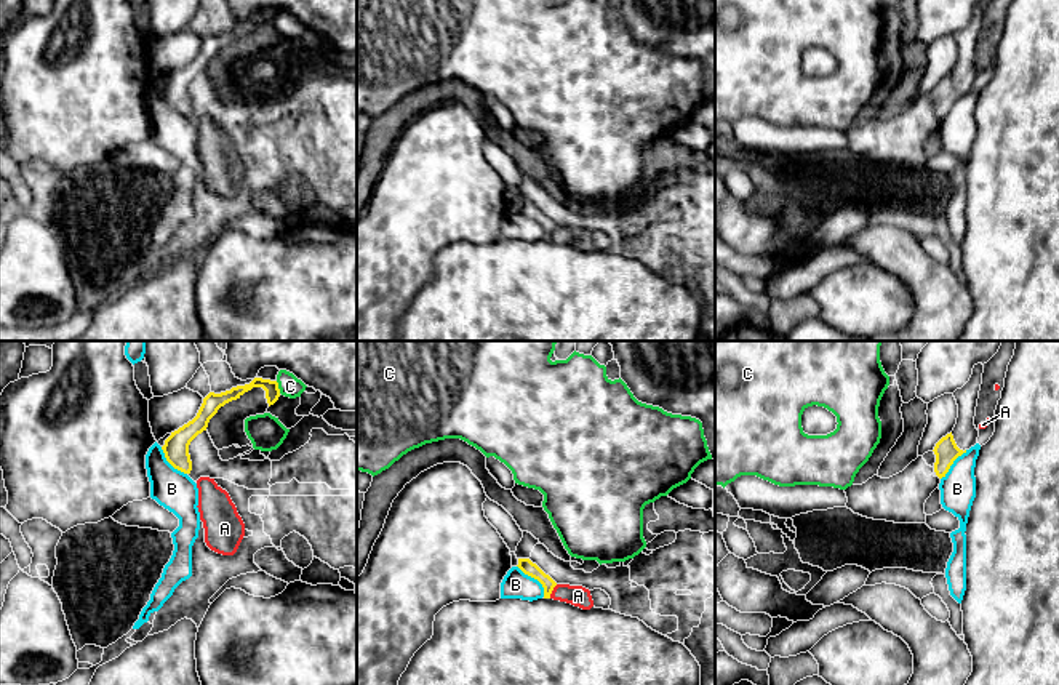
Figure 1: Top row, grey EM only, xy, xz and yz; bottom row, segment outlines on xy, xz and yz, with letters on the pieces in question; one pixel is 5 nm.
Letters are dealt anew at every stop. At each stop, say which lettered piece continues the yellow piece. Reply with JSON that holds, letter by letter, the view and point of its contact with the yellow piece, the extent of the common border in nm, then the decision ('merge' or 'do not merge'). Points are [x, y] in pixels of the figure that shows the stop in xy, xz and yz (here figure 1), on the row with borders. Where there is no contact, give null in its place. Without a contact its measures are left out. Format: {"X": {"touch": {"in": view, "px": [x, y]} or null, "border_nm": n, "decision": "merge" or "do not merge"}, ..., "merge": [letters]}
{"A": {"touch": {"in": "xz", "px": [552, 589]}, "border_nm": 80, "decision": "do not merge"}, "B": {"touch": {"in": "xz", "px": [535, 578]}, "border_nm": 220, "decision": "do not merge"}, "C": {"touch": {"in": "xy", "px": [277, 388]}, "border_nm": 70, "decision": "do not merge"}, "merge": []}

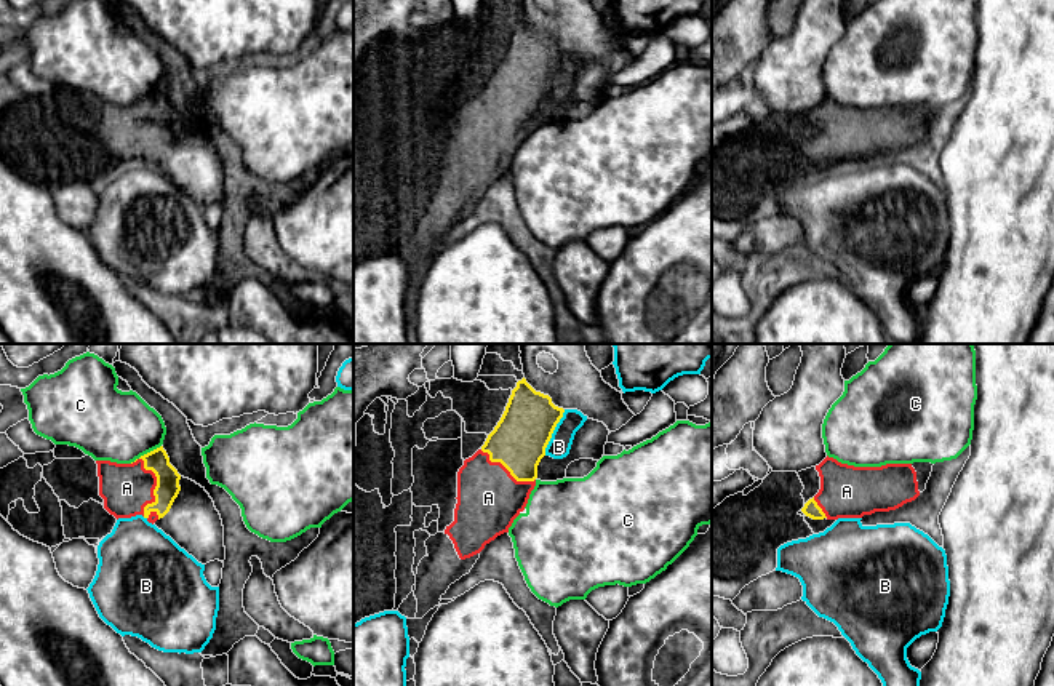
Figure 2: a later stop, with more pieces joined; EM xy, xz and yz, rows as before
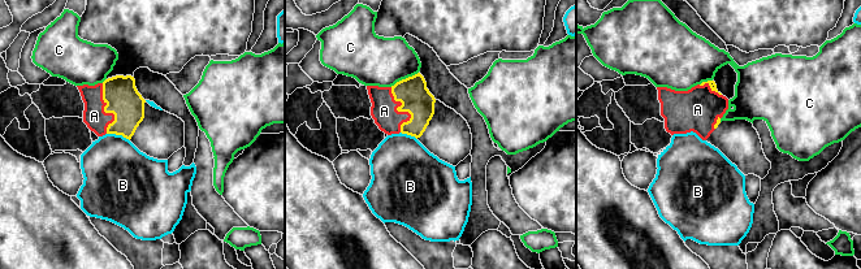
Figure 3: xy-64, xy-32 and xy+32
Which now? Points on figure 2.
{"A": {"touch": {"in": "xy", "px": [155, 486]}, "border_nm": 300, "decision": "merge"}, "B": {"touch": {"in": "xz", "px": [552, 432]}, "border_nm": 260, "decision": "do not merge"}, "C": {"touch": {"in": "xy", "px": [144, 454]}, "border_nm": 180, "decision": "do not merge"}, "merge": ["A"]}

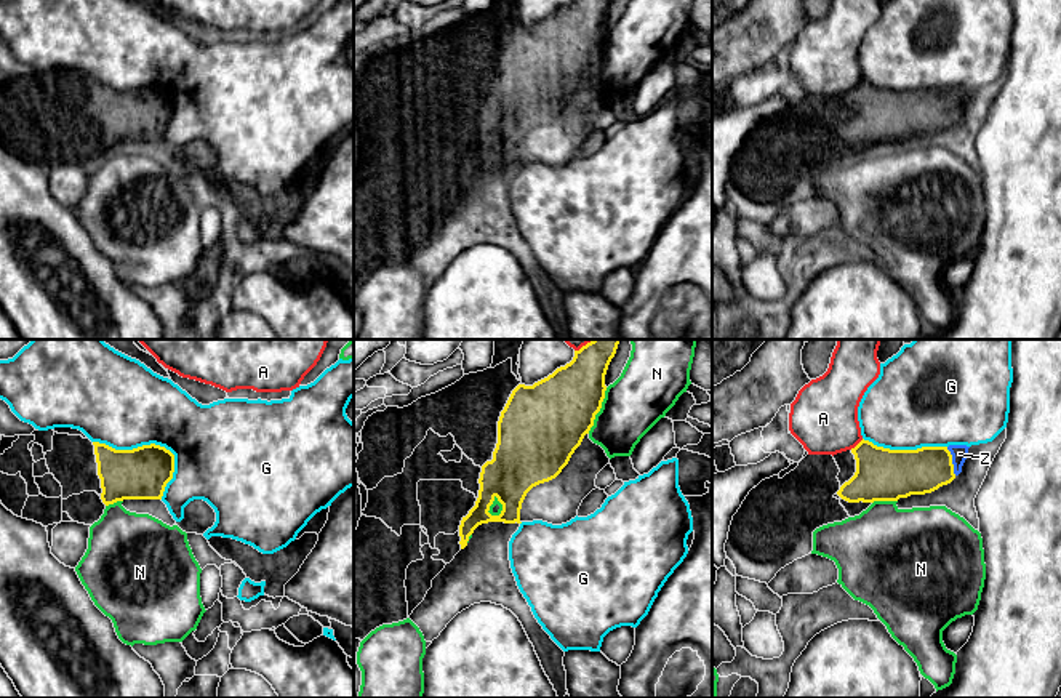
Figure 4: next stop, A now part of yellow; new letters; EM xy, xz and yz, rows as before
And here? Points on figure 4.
{"A": {"touch": {"in": "yz", "px": [858, 444]}, "border_nm": 90, "decision": "do not merge"}, "G": {"touch": {"in": "xy", "px": [154, 444]}, "border_nm": 460, "decision": "do not merge"}, "N": {"touch": {"in": "xz", "px": [599, 410]}, "border_nm": 260, "decision": "do not merge"}, "Z": {"touch": {"in": "yz", "px": [951, 461]}, "border_nm": 150, "decision": "merge"}, "merge": ["Z"]}

